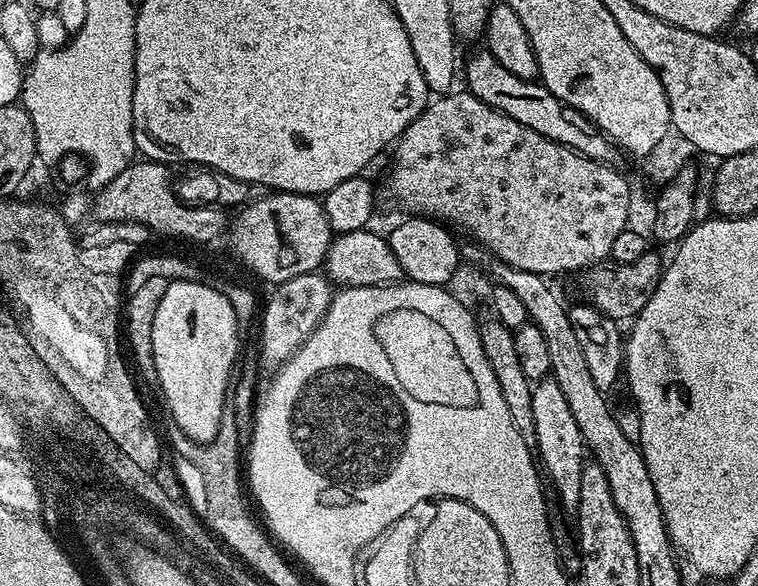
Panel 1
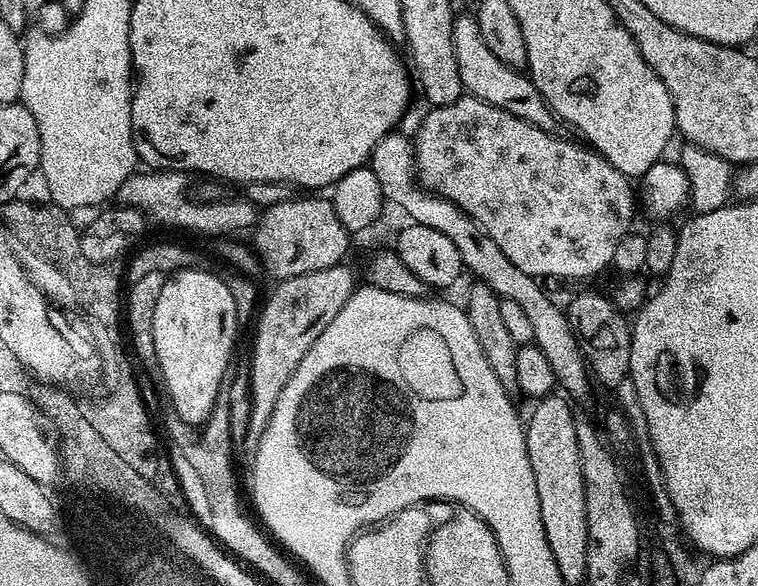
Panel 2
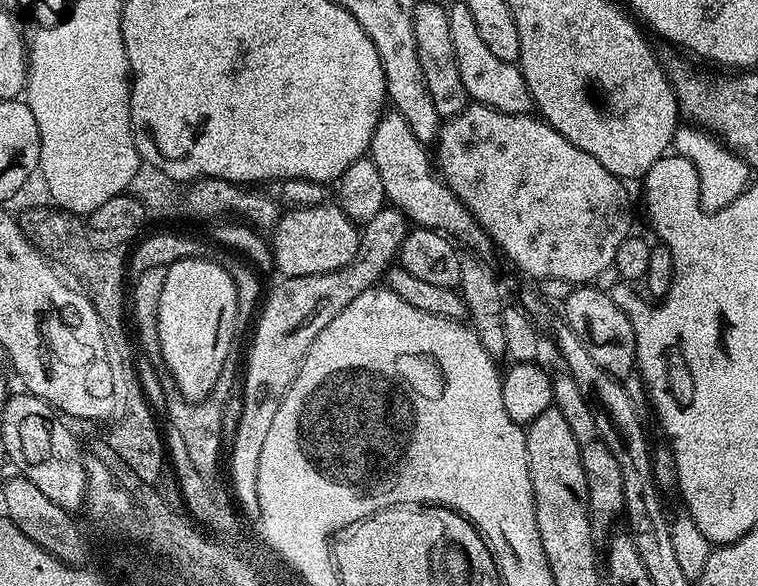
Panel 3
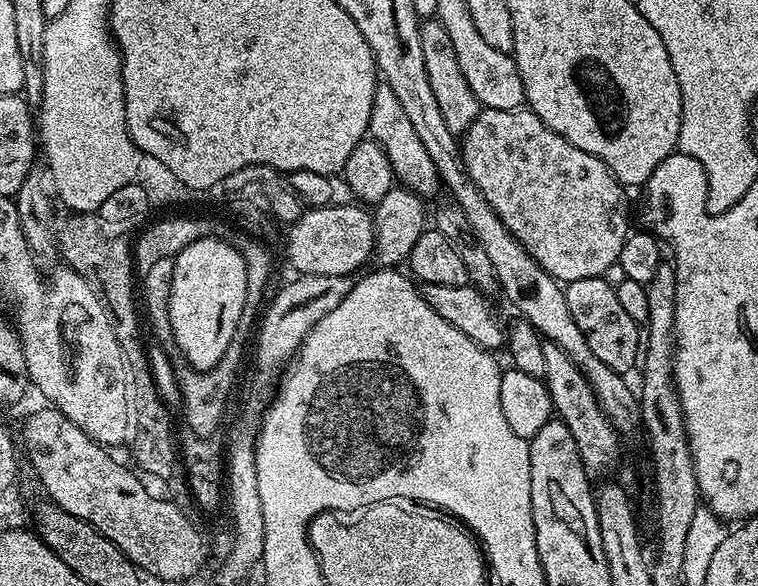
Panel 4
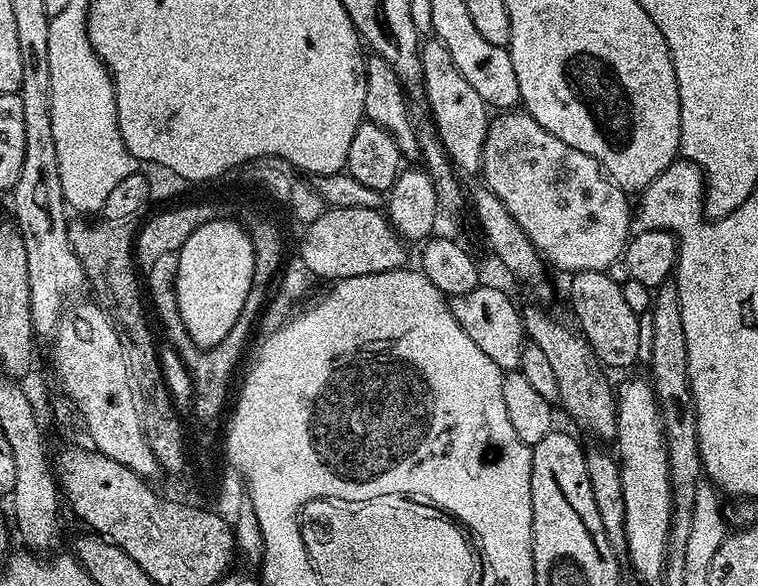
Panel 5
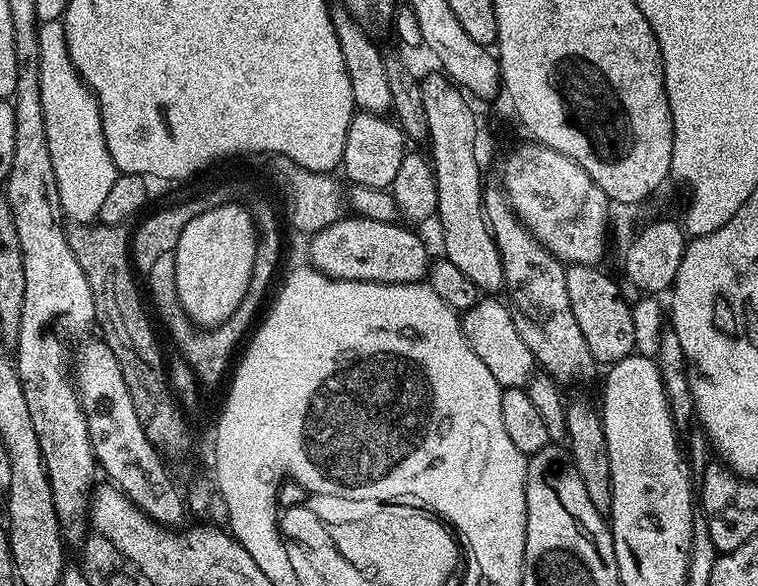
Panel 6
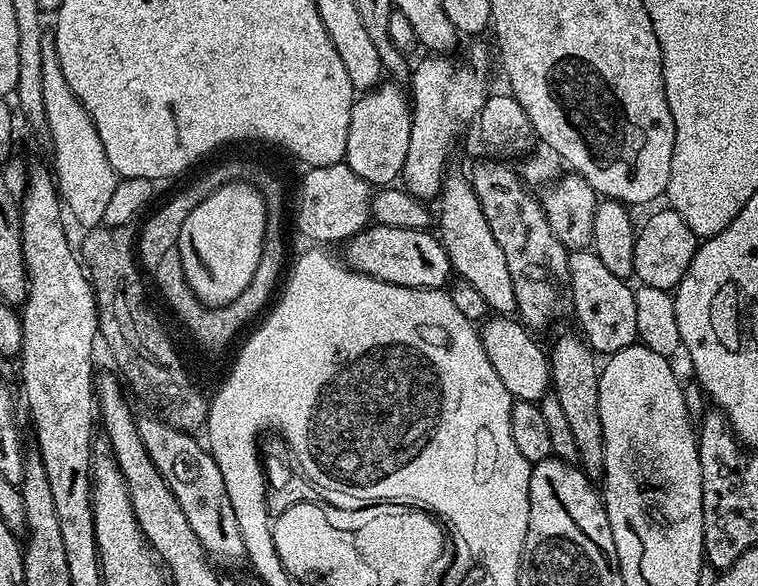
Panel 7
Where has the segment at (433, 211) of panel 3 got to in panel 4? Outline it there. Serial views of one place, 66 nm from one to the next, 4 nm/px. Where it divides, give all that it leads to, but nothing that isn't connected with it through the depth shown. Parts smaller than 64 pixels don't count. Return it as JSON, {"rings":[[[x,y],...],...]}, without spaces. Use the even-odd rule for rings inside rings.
{"rings":[[[383,82],[377,83],[374,90],[368,136],[384,148],[395,179],[403,187],[408,188],[411,192],[416,192],[422,198],[429,198],[428,196],[434,195],[436,191],[441,191],[440,172],[434,166],[430,154],[426,151],[426,146],[422,146],[422,138],[418,138],[418,134],[414,130],[406,110],[402,110],[402,105],[398,102],[394,90],[390,90],[390,86]]]}

